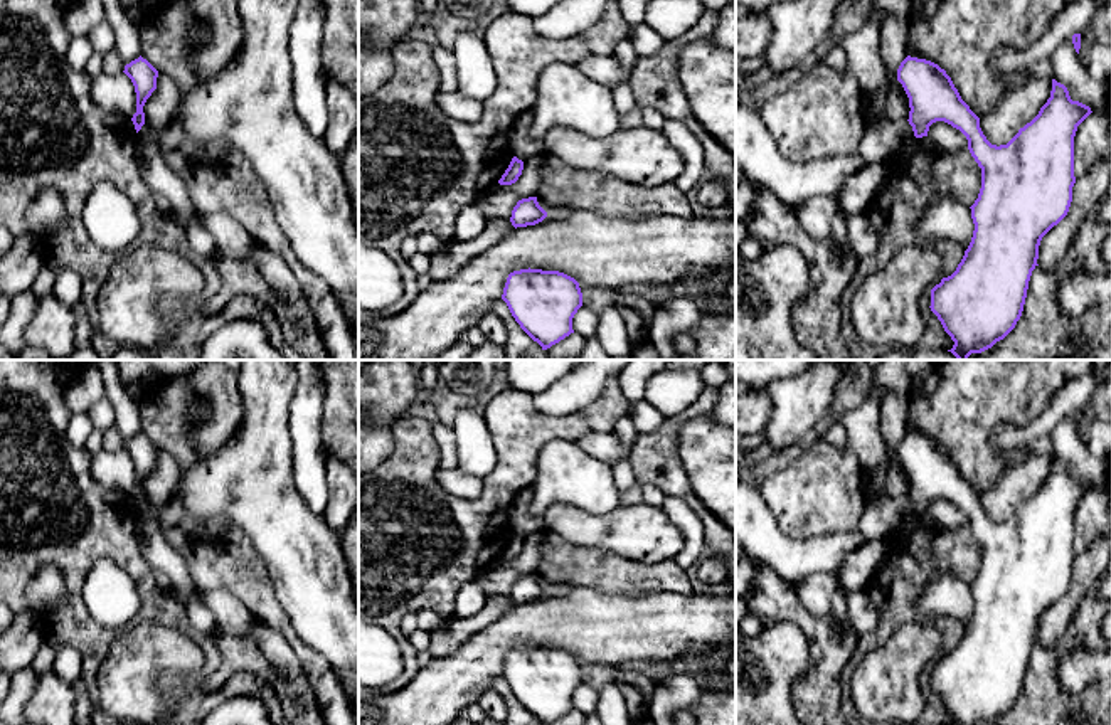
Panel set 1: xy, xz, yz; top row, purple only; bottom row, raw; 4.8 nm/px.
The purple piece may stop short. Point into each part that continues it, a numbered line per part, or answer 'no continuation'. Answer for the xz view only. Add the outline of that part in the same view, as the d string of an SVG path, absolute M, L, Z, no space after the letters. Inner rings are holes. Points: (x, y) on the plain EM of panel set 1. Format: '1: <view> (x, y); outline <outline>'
no continuation

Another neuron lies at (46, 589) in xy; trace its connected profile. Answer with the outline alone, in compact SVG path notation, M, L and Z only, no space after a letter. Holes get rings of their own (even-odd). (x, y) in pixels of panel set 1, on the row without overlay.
M56 564L42 565L27 582L27 597L32 614L42 619L66 597L64 577Z

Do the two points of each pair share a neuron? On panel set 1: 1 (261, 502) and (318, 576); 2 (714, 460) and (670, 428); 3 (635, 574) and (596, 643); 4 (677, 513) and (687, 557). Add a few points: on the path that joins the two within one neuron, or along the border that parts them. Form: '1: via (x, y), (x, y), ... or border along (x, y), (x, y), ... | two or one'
1: via (276, 520), (303, 557) | one
2: border along (709, 412), (680, 431), (685, 473) | two
3: border along (584, 586), (605, 594), (662, 592) | two
4: via (687, 523), (691, 527), (691, 547) | one

